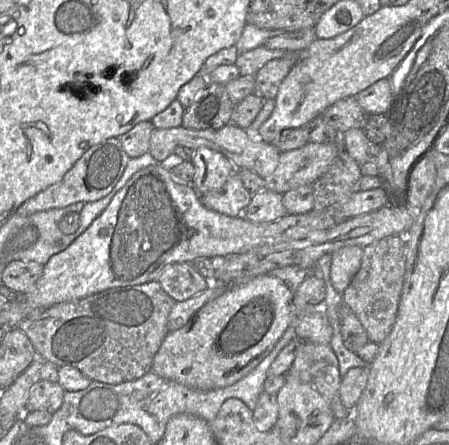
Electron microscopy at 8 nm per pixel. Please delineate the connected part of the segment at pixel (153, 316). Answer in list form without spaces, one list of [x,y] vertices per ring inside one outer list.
[[[151,281],[54,305],[37,319],[21,321],[16,328],[30,339],[43,361],[77,368],[91,381],[120,384],[151,371],[154,357],[169,333],[167,321],[175,303],[157,281]]]

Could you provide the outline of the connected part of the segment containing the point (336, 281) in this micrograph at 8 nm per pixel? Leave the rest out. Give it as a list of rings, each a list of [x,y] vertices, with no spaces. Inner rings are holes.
[[[346,246],[331,254],[330,282],[339,294],[349,286],[358,272],[363,248],[359,246]]]

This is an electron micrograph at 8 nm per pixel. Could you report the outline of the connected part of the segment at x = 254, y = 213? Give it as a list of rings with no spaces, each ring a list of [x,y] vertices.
[[[268,190],[253,194],[241,217],[252,223],[270,223],[288,215],[282,194]]]

